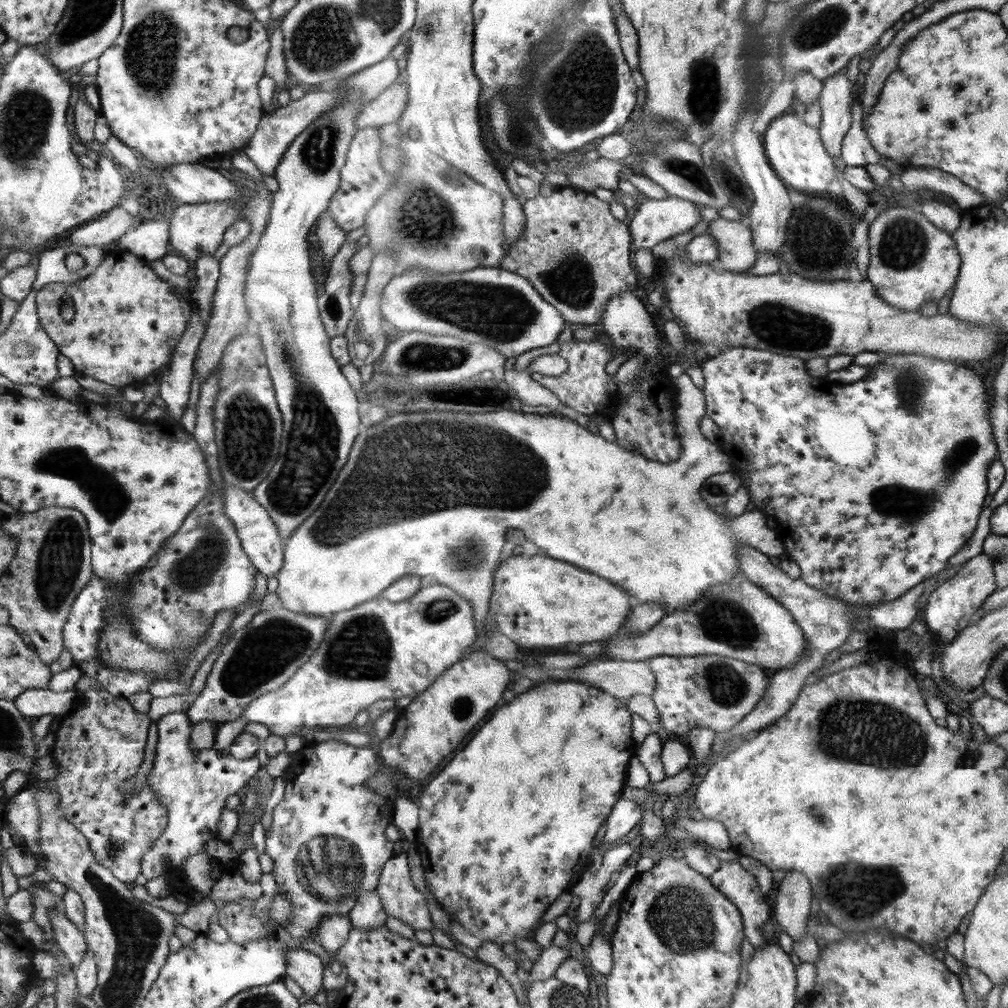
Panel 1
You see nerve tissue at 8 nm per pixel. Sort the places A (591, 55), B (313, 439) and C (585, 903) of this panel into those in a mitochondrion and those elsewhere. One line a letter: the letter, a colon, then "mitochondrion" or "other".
A: mitochondrion
B: mitochondrion
C: other

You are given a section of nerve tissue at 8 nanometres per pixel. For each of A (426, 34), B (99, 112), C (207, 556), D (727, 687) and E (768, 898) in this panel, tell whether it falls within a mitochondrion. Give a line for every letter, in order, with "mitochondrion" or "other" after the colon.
A: mitochondrion
B: other
C: mitochondrion
D: mitochondrion
E: other

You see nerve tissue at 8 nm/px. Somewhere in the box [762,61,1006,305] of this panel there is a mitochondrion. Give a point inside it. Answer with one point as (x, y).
(902, 245)

